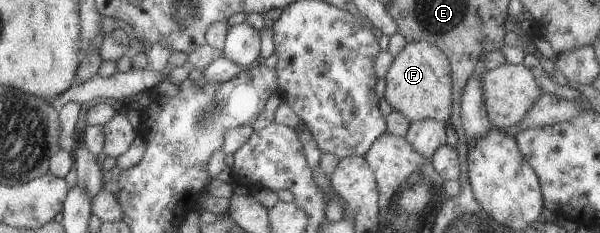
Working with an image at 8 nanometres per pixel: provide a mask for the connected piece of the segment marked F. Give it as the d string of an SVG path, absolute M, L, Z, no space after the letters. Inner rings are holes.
M426 41L406 43L393 57L384 77L385 100L392 110L401 112L410 123L422 119L434 119L444 124L448 122L450 104L453 100L451 68L444 53L436 46Z

